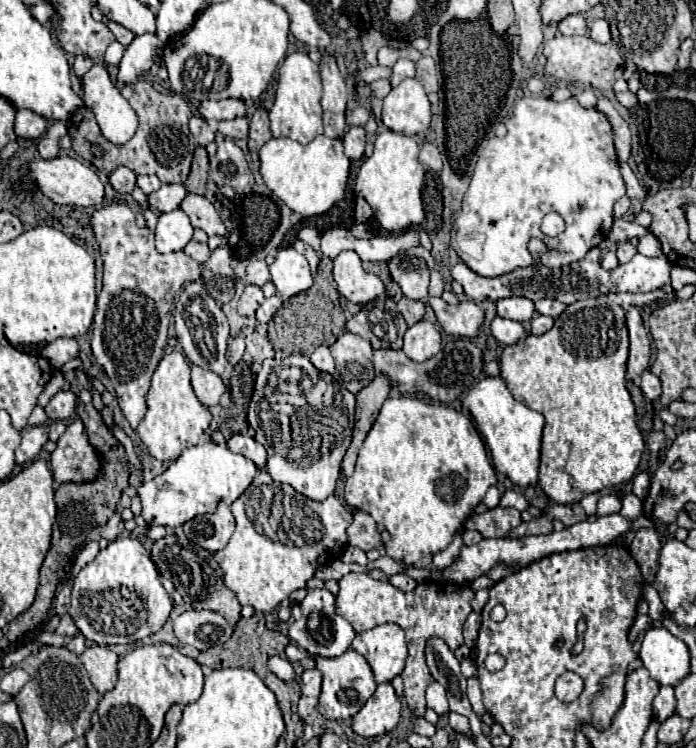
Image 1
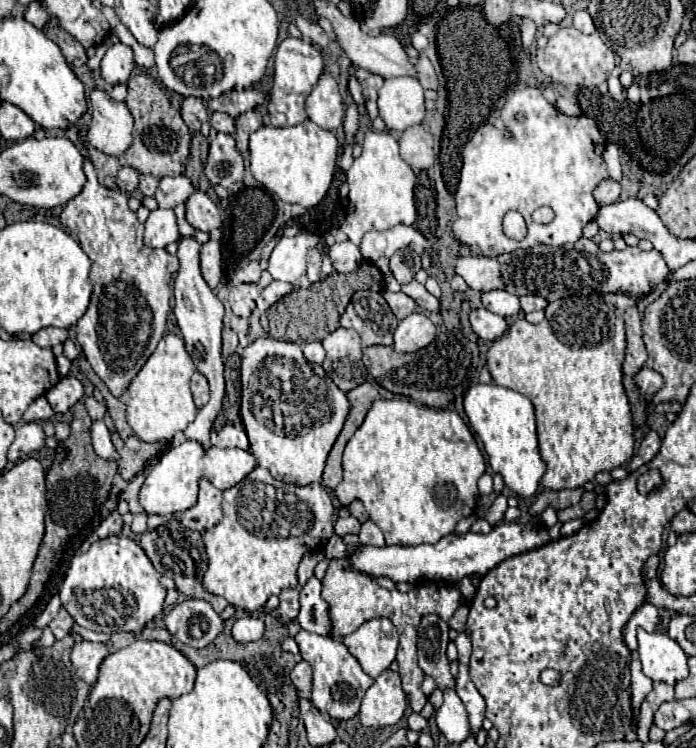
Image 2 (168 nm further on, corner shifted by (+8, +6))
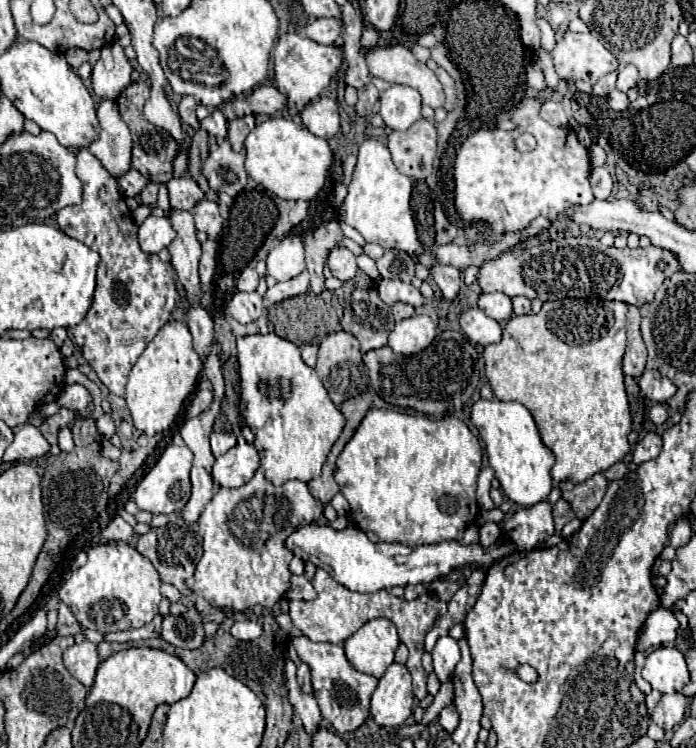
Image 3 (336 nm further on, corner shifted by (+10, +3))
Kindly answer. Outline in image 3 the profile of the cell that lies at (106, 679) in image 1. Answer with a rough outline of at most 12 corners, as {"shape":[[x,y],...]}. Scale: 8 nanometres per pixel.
{"shape":[[74,643],[64,665],[86,689],[100,665],[96,643]]}

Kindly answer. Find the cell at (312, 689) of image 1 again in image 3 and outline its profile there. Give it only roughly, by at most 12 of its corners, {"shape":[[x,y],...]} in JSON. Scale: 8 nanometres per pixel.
{"shape":[[306,663],[298,665],[296,679],[304,693],[312,693],[310,667]]}

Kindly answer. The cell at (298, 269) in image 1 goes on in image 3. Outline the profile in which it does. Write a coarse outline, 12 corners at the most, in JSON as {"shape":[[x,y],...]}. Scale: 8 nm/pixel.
{"shape":[[288,235],[268,253],[268,275],[288,281],[304,271],[304,241]]}

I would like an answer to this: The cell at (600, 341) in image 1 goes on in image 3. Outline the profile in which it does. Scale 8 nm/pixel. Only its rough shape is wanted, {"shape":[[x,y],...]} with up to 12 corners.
{"shape":[[548,301],[484,349],[554,485],[632,453],[626,307]]}

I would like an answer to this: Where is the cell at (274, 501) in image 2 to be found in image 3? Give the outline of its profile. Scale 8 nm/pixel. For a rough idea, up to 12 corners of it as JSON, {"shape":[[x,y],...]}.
{"shape":[[258,469],[200,515],[188,587],[212,607],[272,607],[286,537],[318,523],[302,481]]}

